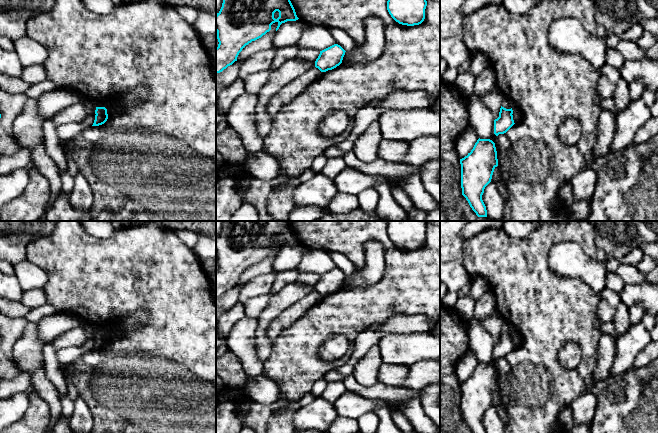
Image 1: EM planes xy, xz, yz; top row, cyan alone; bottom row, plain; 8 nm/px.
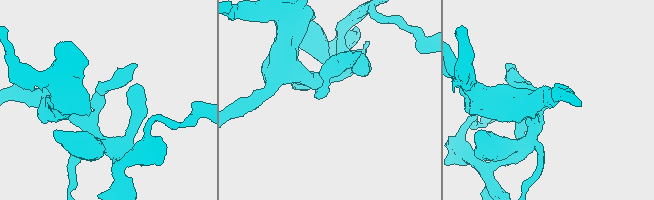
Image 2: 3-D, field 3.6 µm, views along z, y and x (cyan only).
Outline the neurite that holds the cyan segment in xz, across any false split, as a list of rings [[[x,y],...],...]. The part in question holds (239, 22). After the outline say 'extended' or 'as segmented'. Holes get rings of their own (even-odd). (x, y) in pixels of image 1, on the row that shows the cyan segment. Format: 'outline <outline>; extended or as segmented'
outline [[[223,0],[216,14],[216,38],[219,42],[216,48],[216,74],[237,61],[242,49],[269,32],[273,23],[278,23],[277,31],[282,23],[298,19],[290,0]]]; as segmented

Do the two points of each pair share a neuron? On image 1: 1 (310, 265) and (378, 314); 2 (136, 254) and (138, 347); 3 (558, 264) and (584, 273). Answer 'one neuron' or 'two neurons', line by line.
1: two neurons
2: one neuron
3: one neuron

